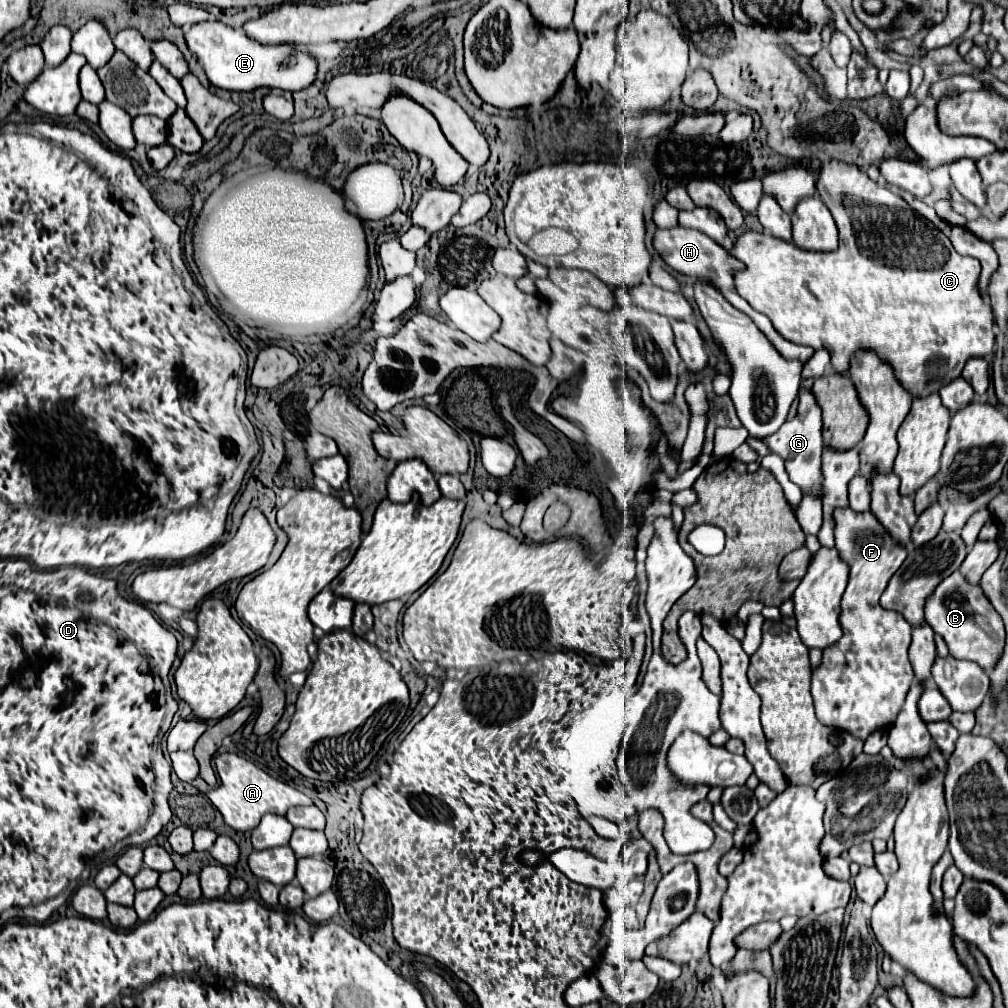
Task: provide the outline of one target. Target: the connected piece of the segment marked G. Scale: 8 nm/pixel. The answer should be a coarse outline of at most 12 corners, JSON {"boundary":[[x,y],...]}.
{"boundary":[[800,387],[798,415],[764,443],[790,481],[822,495],[822,409]]}

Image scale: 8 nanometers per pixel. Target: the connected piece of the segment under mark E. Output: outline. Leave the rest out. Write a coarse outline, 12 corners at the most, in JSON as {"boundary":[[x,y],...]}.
{"boundary":[[218,21],[184,33],[212,85],[306,89],[316,61]]}

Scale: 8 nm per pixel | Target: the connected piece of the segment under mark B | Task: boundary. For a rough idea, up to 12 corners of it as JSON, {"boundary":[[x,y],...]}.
{"boundary":[[960,571],[926,601],[952,657],[992,669],[1002,617]]}

